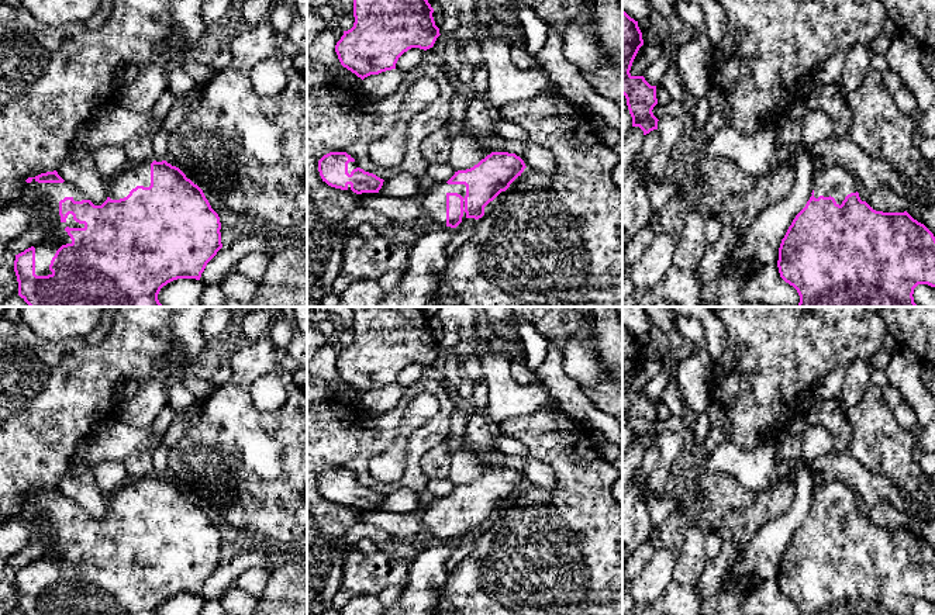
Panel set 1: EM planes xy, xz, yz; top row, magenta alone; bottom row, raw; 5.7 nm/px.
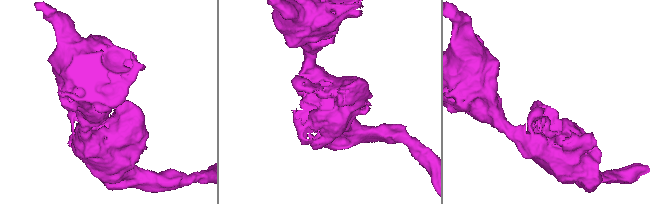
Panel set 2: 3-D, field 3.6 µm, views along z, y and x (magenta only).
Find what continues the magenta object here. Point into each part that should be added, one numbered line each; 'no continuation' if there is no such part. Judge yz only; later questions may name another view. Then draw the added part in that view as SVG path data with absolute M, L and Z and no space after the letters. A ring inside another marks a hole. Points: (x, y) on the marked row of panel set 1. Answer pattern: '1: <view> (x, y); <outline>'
1: yz (828, 179); M817 165L812 173L814 197L834 197L836 204L842 204L845 197L851 193L859 191L858 179L846 169L834 165Z

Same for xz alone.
1: xz (434, 201); M435 182L434 186L424 193L425 215L431 217L441 227L446 227L446 194L458 193L463 198L466 196L465 184L448 184L446 182Z

